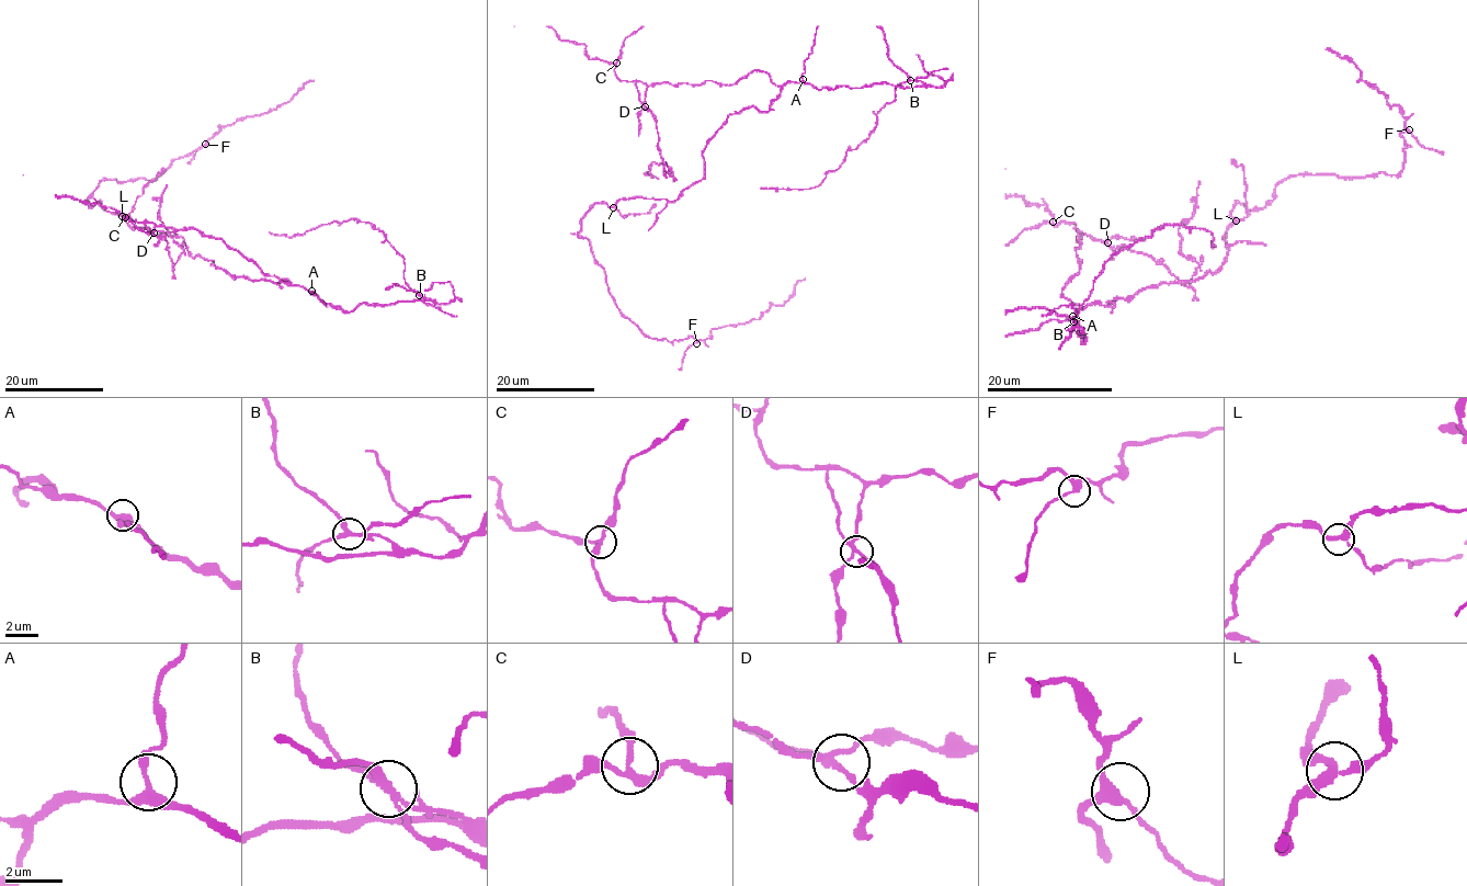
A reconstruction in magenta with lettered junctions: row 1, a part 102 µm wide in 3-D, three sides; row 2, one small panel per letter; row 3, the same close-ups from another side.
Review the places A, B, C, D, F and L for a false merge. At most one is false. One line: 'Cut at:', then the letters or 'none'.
Cut at: B

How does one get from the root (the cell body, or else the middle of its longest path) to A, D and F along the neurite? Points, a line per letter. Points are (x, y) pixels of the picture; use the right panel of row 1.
A: (1178, 280), (1151, 285), (1129, 297), (1107, 302), (1114, 304), (1112, 307), (1087, 305), (1072, 316)
D: (1178, 280), (1107, 302), (1112, 307), (1082, 308), (1064, 297), (1061, 290), (1081, 265), (1076, 236), (1107, 242)
F: (1178, 280), (1214, 274), (1228, 252), (1231, 209), (1263, 209), (1291, 177), (1398, 174), (1409, 129)

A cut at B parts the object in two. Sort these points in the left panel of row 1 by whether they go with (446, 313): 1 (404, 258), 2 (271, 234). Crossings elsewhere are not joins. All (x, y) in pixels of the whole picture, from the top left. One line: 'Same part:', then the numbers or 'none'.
Same part: 1, 2

